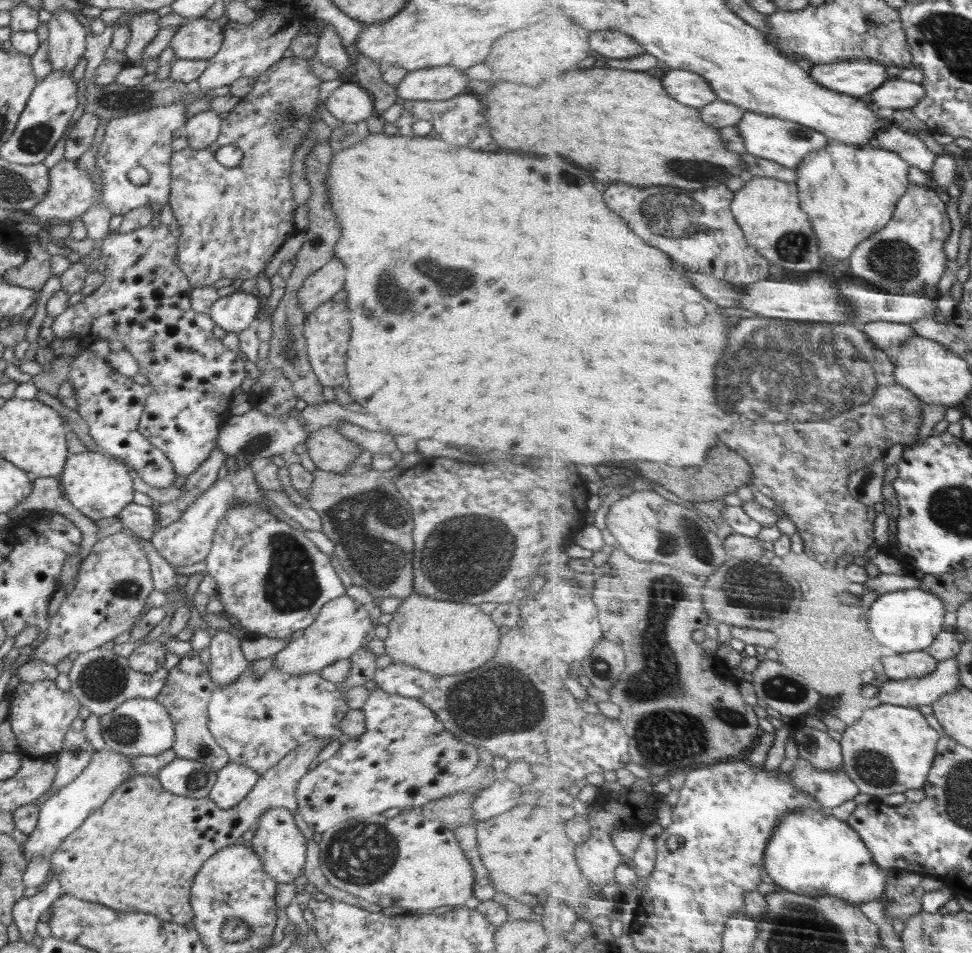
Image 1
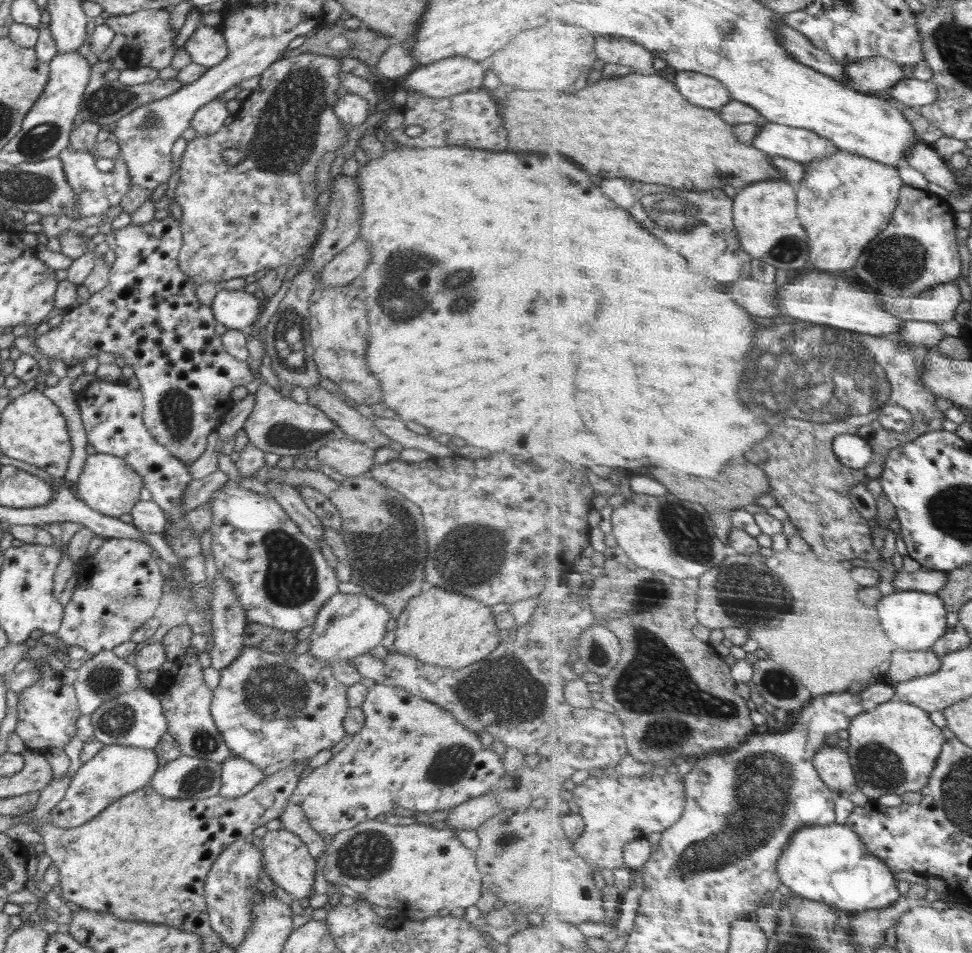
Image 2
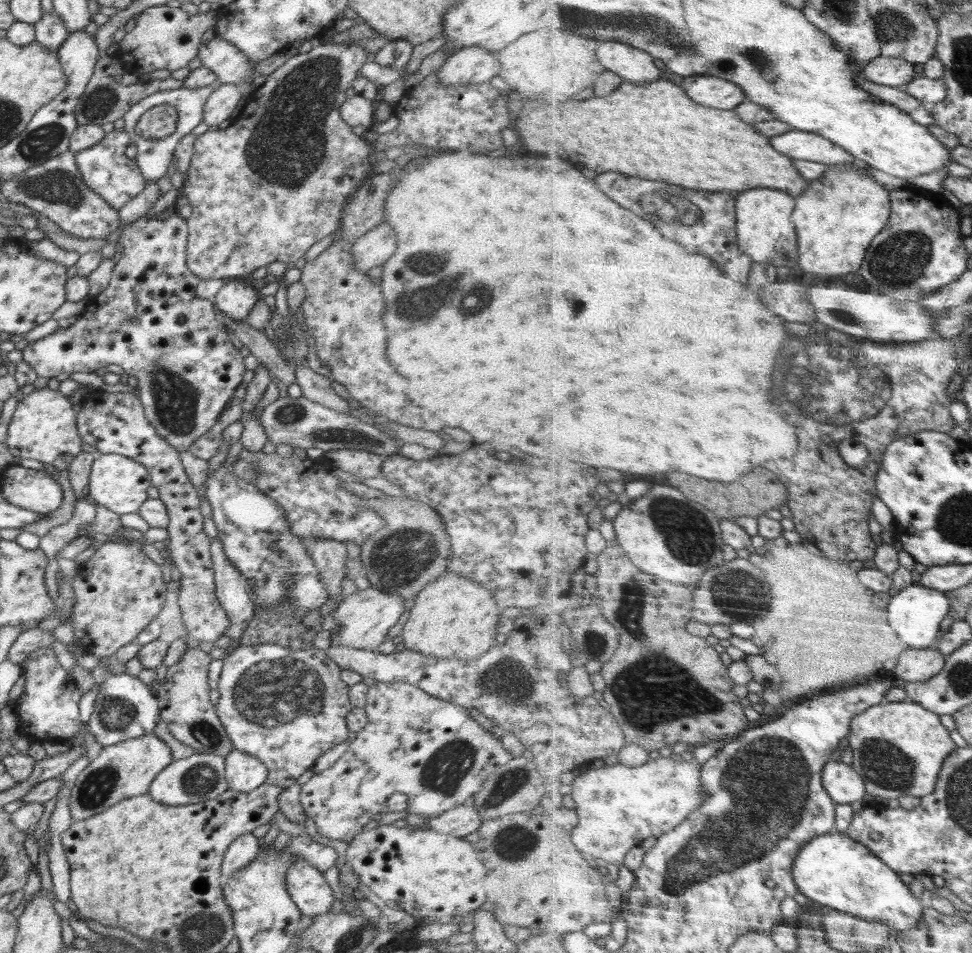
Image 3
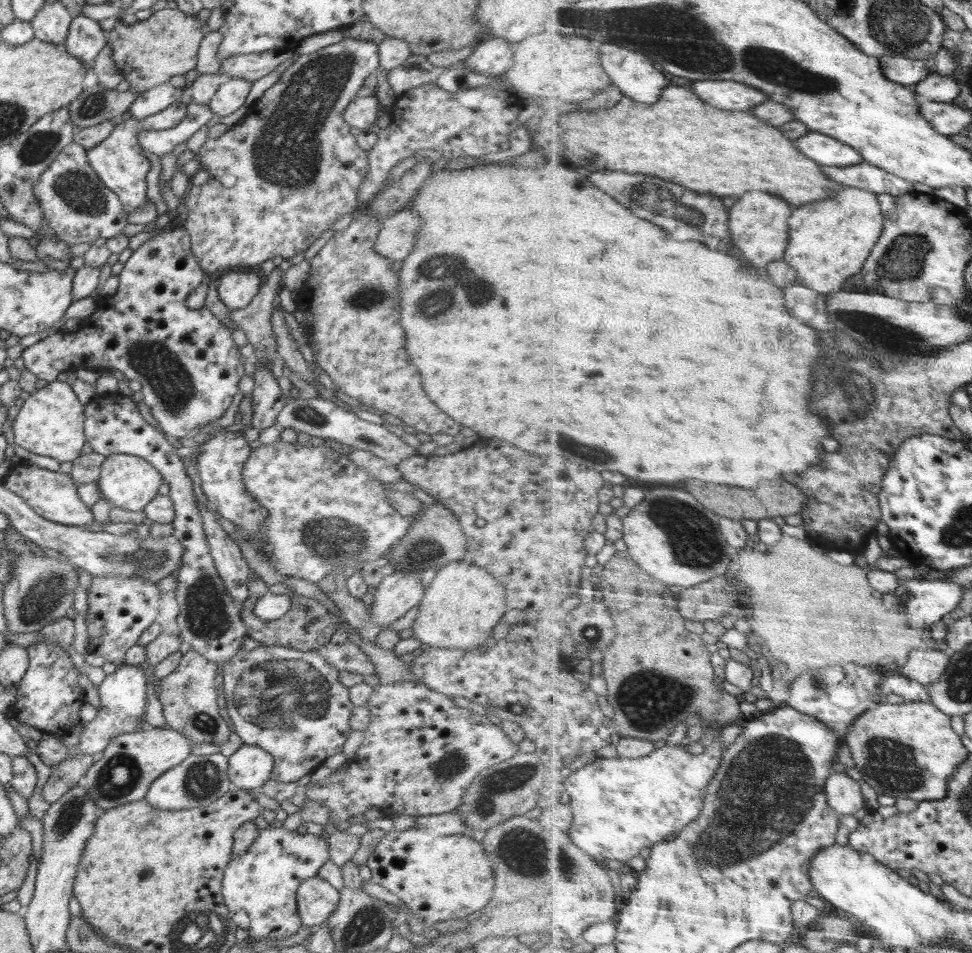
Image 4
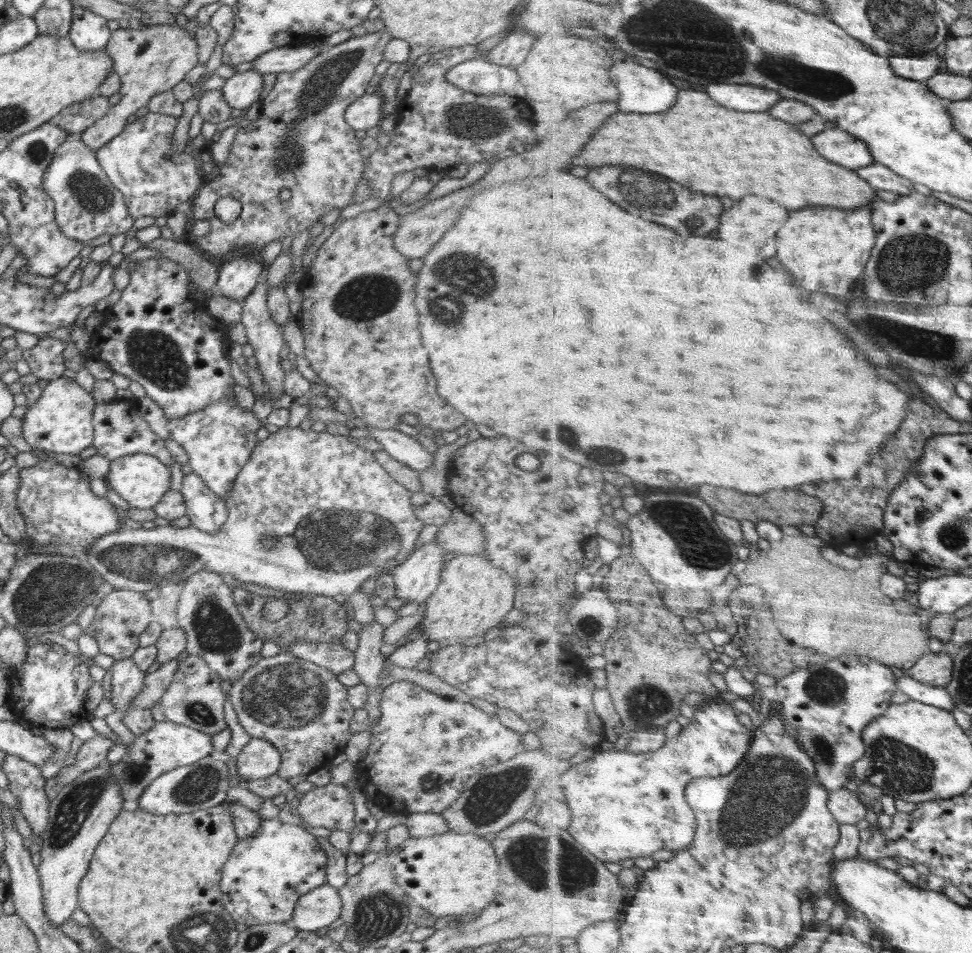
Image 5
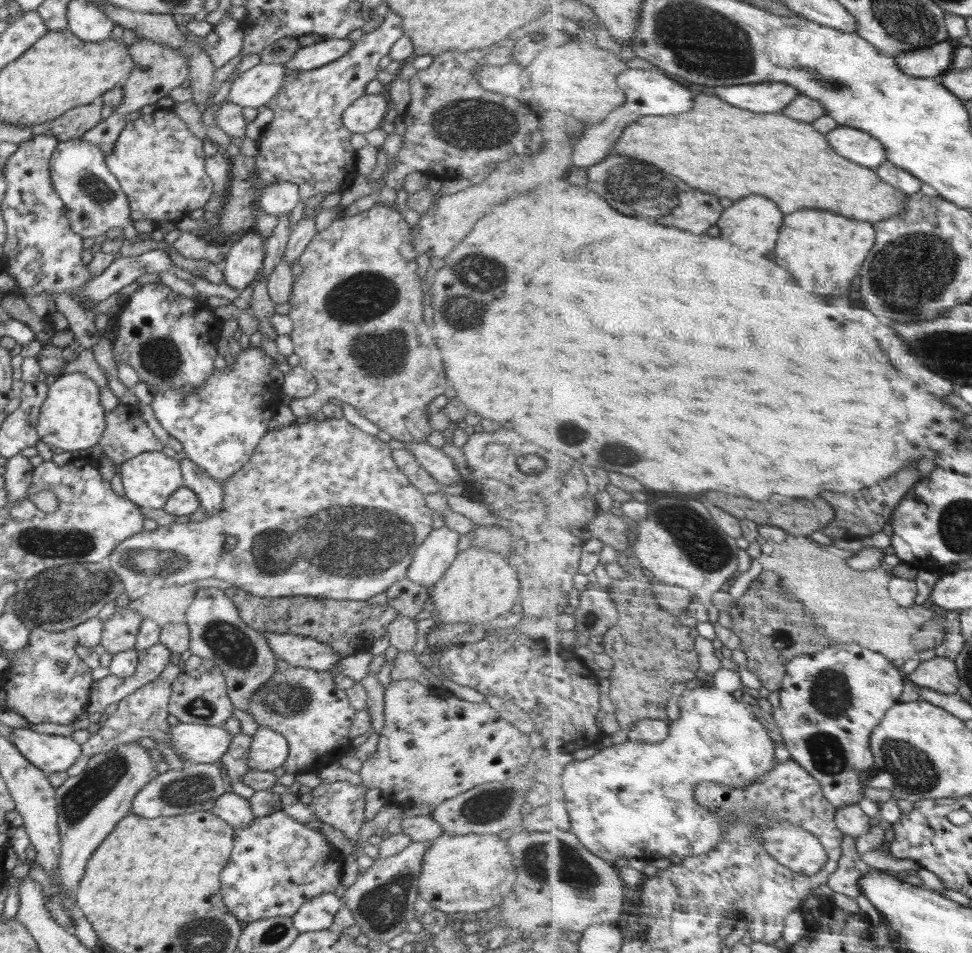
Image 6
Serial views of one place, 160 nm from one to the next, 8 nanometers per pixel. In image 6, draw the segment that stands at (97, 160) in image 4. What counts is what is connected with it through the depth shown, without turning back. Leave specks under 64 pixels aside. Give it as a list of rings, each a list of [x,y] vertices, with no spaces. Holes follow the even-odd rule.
[[[156,108],[153,113],[140,115],[134,121],[127,121],[116,140],[113,151],[105,156],[108,170],[118,179],[126,193],[131,208],[131,218],[160,222],[169,220],[177,223],[189,212],[203,208],[213,193],[213,182],[204,171],[204,151],[202,139],[196,137],[180,119],[173,108]]]

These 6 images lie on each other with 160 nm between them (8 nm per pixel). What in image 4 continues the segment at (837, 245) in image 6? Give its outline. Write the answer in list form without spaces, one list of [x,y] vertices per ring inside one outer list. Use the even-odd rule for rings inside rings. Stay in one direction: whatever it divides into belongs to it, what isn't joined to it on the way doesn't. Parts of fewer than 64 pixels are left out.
[[[846,186],[837,194],[799,206],[790,217],[792,242],[786,260],[796,266],[800,280],[806,286],[826,294],[840,292],[852,274],[862,272],[866,260],[885,233],[885,211],[878,193]]]

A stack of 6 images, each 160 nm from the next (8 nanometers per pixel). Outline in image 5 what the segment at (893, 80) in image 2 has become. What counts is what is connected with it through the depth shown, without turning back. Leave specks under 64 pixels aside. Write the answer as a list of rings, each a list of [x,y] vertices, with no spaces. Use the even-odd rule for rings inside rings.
[[[933,50],[924,55],[910,55],[892,57],[893,69],[904,78],[914,79],[915,81],[925,82],[935,77],[942,70],[940,56]]]

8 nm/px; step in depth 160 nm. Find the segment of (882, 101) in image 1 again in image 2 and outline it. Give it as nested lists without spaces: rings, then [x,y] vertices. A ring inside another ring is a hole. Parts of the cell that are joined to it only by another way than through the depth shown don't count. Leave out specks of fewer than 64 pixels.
[[[916,77],[900,81],[891,90],[892,93],[889,94],[888,99],[902,107],[925,107],[934,104],[941,97],[941,92],[936,82]]]

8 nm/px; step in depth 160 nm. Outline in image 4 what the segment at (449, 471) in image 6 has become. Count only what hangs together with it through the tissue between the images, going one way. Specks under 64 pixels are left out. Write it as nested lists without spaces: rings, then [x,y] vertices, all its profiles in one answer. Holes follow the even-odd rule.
[[[321,398],[300,399],[287,403],[279,410],[280,414],[275,421],[275,428],[282,432],[284,429],[294,429],[296,434],[304,433],[308,436],[318,436],[318,438],[330,438],[344,446],[351,446],[354,449],[368,450],[386,460],[393,460],[398,463],[409,456],[418,454],[416,449],[386,428],[381,426],[381,421],[370,418],[360,413],[346,411],[336,403]]]

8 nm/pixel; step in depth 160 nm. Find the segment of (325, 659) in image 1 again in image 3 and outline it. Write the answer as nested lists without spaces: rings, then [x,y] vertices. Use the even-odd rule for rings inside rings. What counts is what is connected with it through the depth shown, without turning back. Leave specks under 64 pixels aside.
[[[372,586],[363,591],[346,595],[333,612],[338,628],[331,634],[331,644],[336,646],[351,646],[360,650],[375,649],[388,638],[390,628],[398,622],[404,612],[405,598],[399,594],[386,594]]]

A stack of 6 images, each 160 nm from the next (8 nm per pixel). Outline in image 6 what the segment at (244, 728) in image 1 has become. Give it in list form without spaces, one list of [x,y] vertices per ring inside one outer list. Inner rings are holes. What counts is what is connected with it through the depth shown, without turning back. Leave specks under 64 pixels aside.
[[[289,666],[287,671],[276,671],[253,697],[249,698],[247,714],[251,714],[258,726],[267,726],[286,737],[289,753],[283,768],[286,773],[316,773],[339,762],[351,746],[350,727],[357,710],[349,703],[347,694],[333,681],[330,671],[318,672],[306,667]]]

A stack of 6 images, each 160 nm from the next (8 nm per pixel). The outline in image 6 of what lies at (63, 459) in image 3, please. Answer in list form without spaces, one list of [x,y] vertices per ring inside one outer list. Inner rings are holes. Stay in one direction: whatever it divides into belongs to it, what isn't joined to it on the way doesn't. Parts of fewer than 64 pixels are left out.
[[[81,372],[57,374],[57,380],[49,386],[49,396],[40,407],[36,433],[45,445],[64,451],[80,451],[96,446],[106,429],[105,408],[100,402],[101,390],[87,375]]]

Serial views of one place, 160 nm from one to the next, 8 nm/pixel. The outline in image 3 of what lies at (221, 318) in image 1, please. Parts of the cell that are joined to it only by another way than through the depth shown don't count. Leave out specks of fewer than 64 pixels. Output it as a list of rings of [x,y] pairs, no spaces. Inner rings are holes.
[[[237,278],[224,283],[213,301],[220,313],[236,321],[245,322],[246,317],[261,296],[246,279]]]

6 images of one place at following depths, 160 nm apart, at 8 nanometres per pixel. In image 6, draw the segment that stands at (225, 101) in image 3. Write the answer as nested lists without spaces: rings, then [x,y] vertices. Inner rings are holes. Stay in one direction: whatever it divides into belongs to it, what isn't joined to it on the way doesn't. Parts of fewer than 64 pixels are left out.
[[[257,64],[236,76],[227,100],[246,108],[268,106],[269,100],[282,87],[286,69],[285,65],[280,64]]]

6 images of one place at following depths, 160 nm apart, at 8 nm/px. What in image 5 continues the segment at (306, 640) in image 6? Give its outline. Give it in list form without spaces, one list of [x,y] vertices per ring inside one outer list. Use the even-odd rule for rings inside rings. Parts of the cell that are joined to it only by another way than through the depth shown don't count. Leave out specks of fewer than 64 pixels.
[[[295,642],[284,649],[296,658],[331,670],[335,675],[352,669],[355,663],[355,653],[346,649],[342,642]]]

